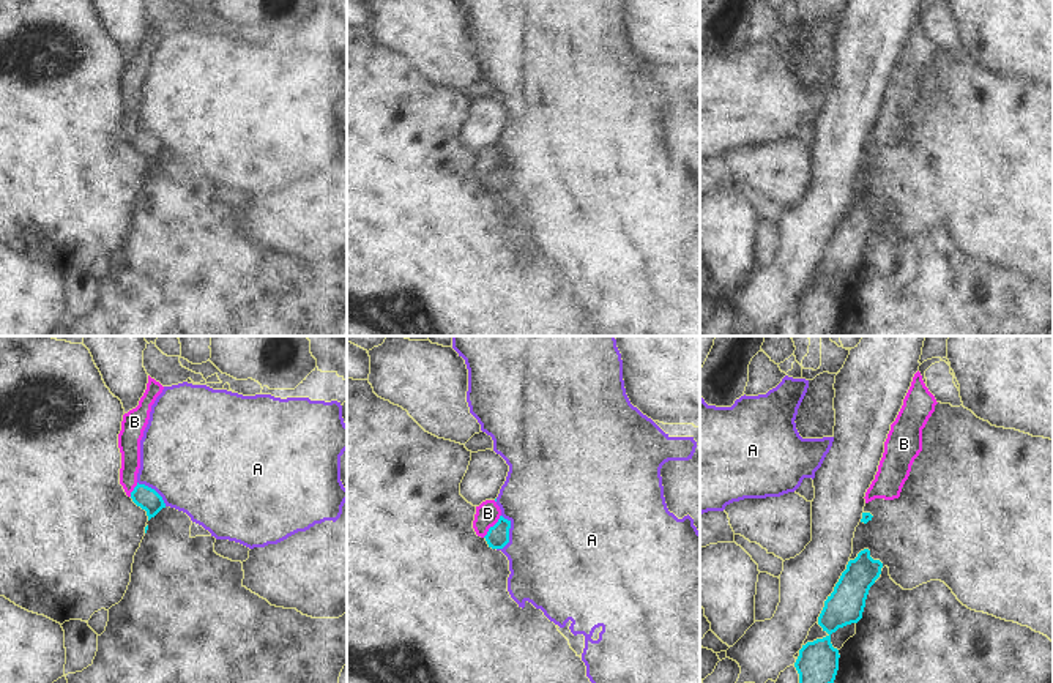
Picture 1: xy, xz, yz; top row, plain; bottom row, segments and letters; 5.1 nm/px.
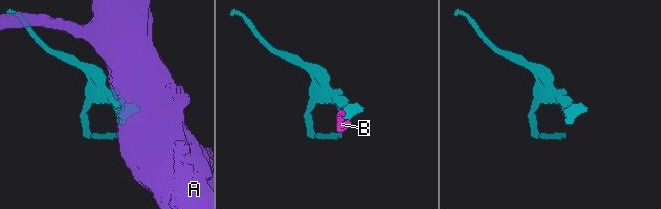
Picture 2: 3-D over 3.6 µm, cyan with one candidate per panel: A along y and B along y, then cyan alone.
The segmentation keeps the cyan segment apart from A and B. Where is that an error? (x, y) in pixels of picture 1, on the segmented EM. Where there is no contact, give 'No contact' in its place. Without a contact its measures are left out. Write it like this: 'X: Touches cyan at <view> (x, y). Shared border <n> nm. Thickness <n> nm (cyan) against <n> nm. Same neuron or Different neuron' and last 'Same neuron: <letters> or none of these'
A: Touches cyan at xz (508, 533). Shared border 190 nm. Thickness 120 nm (cyan) against 500 nm. Different neuron
B: Touches cyan at xz (494, 526). Shared border 150 nm. Thickness 120 nm (cyan) against 120 nm. Same neuron
Same neuron: B.

